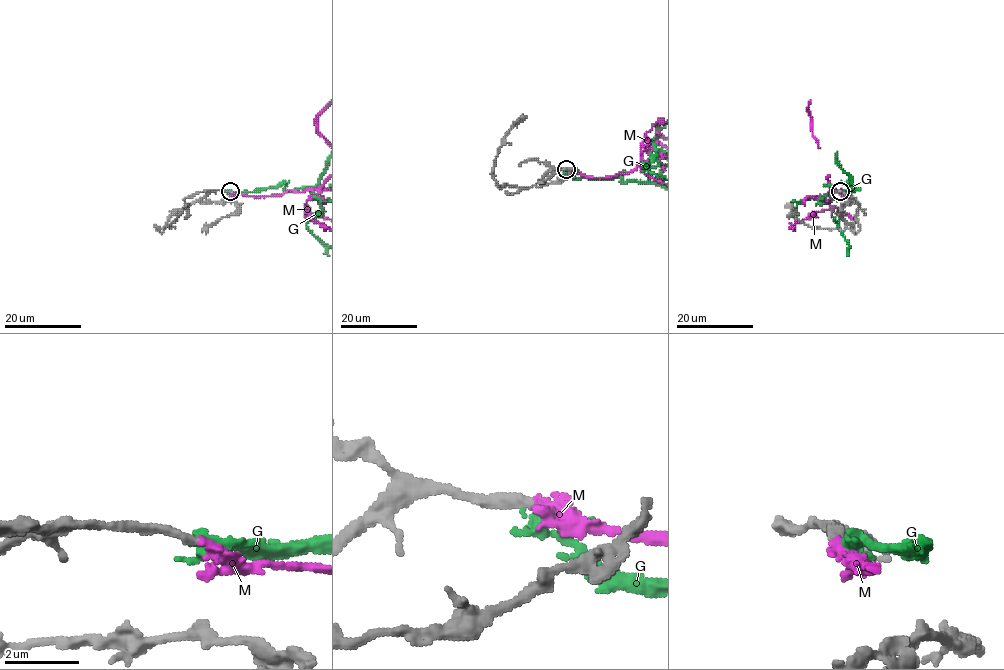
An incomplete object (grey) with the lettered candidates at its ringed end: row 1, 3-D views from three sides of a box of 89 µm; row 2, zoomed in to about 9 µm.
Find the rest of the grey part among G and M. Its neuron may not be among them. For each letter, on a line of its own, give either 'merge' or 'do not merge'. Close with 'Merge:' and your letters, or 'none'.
G: do not merge
M: merge
Merge: M

